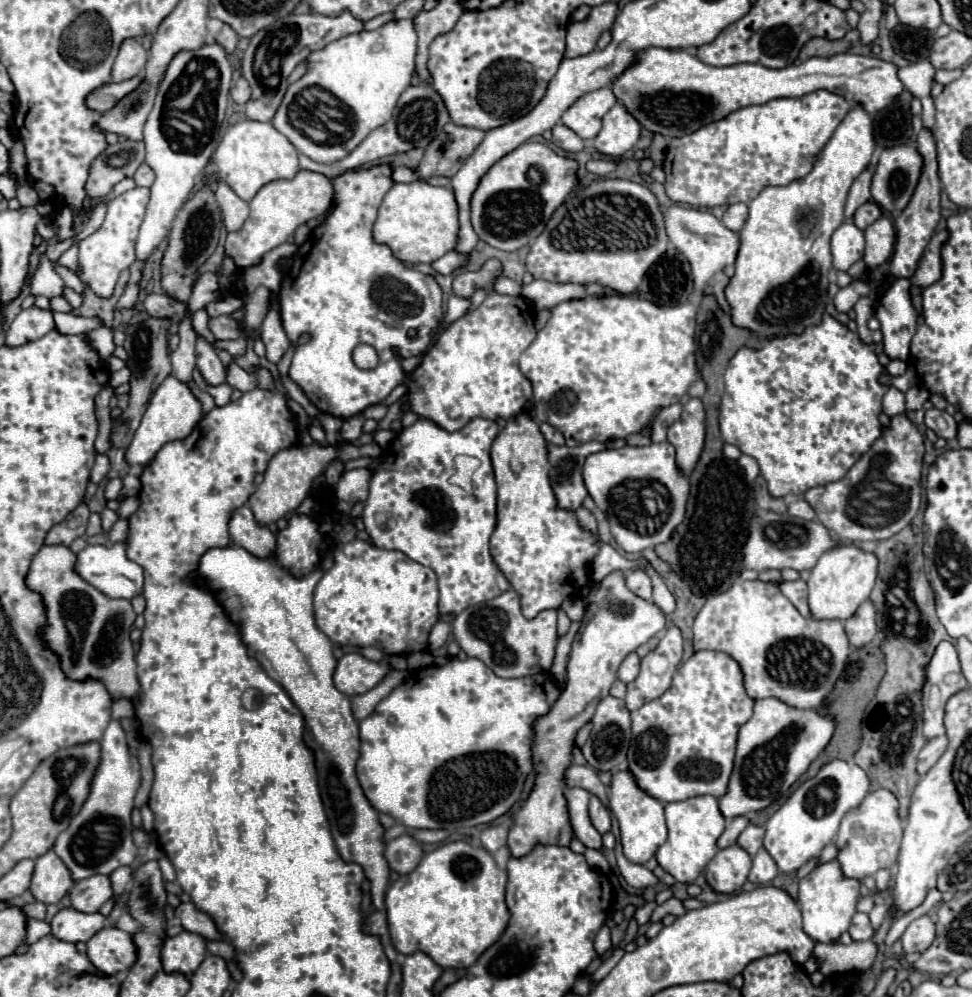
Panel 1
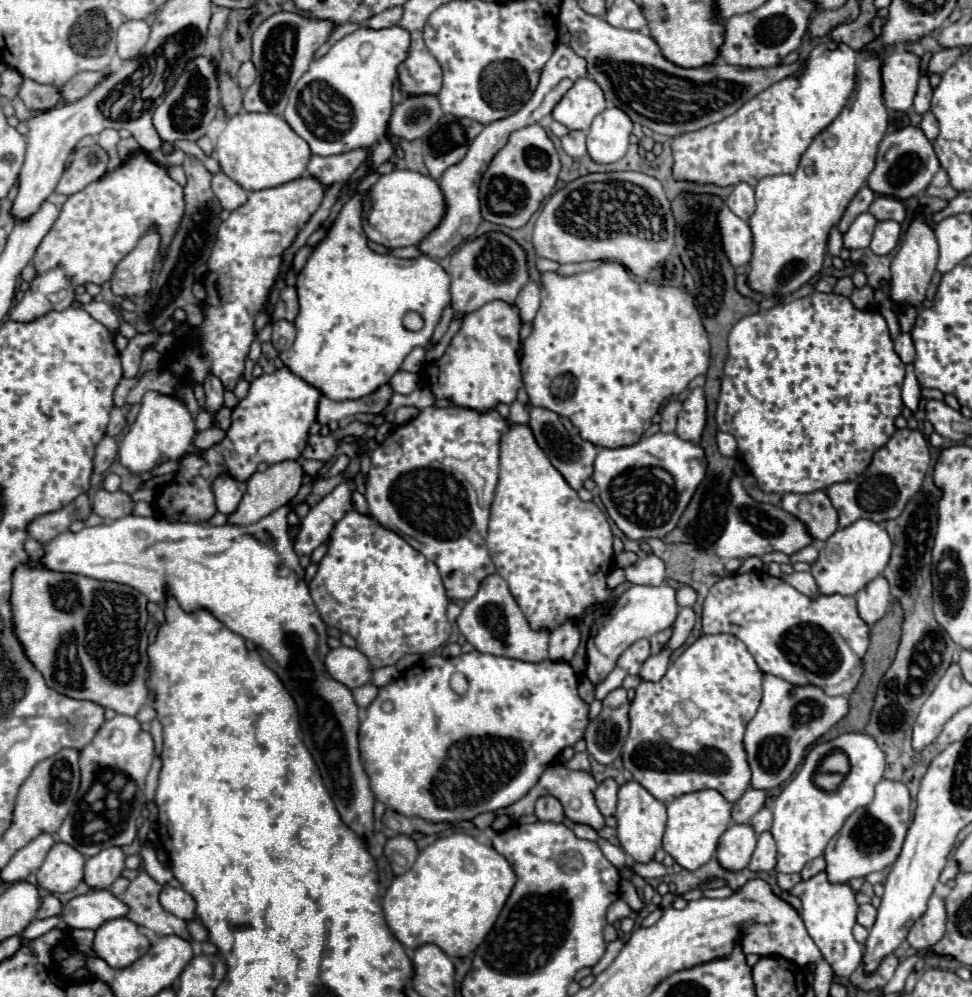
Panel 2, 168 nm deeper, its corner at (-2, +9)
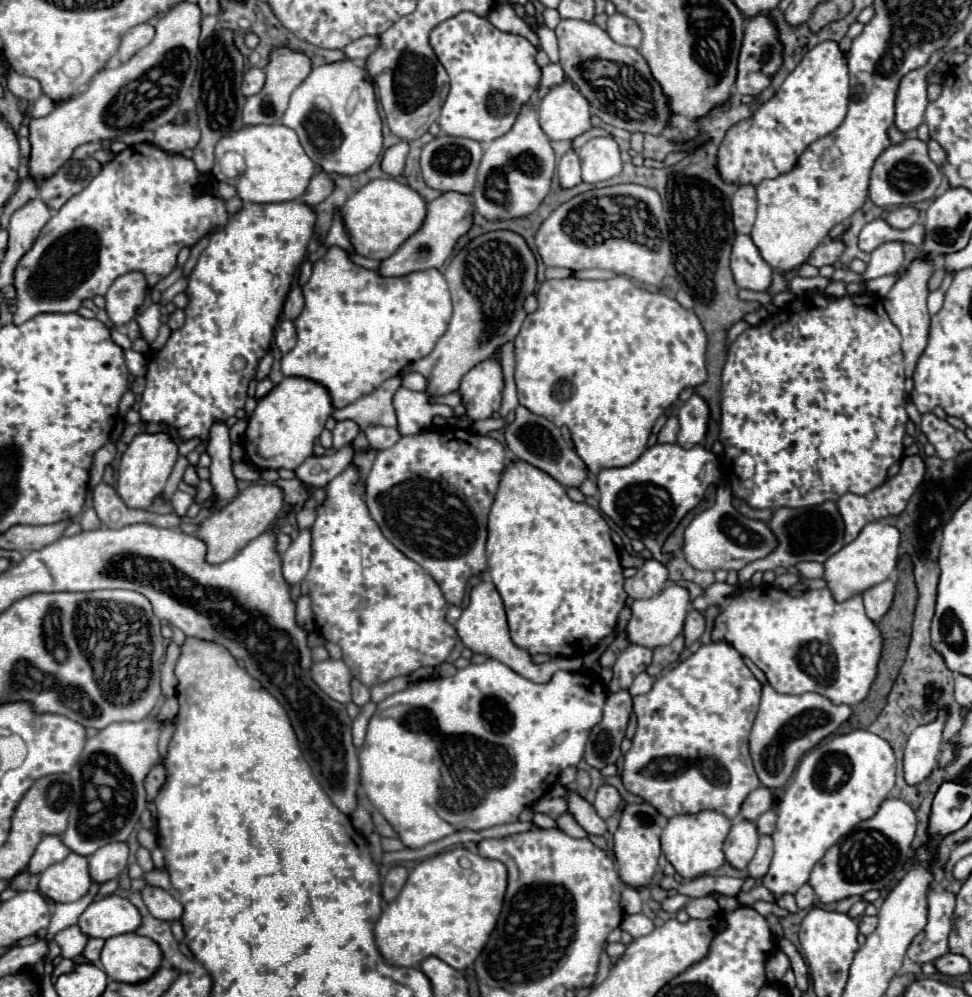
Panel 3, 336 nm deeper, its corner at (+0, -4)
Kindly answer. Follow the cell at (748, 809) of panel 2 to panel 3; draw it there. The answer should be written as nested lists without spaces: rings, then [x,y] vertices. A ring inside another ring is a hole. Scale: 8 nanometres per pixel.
[[[758,787],[754,789],[754,793],[750,793],[746,797],[746,801],[742,803],[742,811],[740,811],[740,817],[748,819],[748,821],[756,821],[762,813],[766,813],[770,807],[772,807],[772,789],[768,787]]]

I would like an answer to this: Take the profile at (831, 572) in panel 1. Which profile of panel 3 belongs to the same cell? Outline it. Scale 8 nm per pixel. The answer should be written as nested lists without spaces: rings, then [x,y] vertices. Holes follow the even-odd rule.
[[[886,521],[868,523],[852,543],[844,545],[834,557],[830,557],[830,561],[824,563],[826,567],[824,579],[828,581],[828,587],[832,589],[834,597],[838,601],[844,601],[856,593],[870,589],[872,585],[886,581],[896,569],[898,545],[900,545],[900,531],[894,525],[888,525]]]

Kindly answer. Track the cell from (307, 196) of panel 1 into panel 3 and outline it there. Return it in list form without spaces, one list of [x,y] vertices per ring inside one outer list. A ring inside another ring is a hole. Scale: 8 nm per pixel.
[[[300,201],[272,205],[246,203],[230,217],[222,231],[210,235],[208,247],[202,251],[188,277],[188,305],[184,307],[186,321],[180,329],[172,331],[166,345],[148,363],[146,389],[140,401],[140,417],[144,423],[164,423],[178,431],[180,441],[190,441],[194,437],[208,441],[210,427],[216,421],[226,423],[228,417],[244,407],[248,385],[256,375],[260,359],[270,349],[276,321],[282,313],[294,273],[304,259],[308,241],[312,239],[314,223],[314,211]]]

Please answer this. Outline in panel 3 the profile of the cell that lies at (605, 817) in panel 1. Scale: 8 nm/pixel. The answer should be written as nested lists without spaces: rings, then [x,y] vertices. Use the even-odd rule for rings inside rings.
[[[602,785],[602,787],[598,789],[598,793],[596,793],[594,809],[598,811],[598,815],[600,815],[602,819],[608,819],[610,815],[614,815],[614,811],[616,811],[618,805],[620,805],[620,801],[622,801],[622,797],[620,797],[620,793],[618,793],[616,787],[612,787],[612,785]]]

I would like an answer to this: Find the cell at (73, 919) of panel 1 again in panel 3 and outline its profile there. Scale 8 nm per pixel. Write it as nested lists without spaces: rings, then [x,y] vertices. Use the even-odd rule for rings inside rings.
[[[108,895],[100,901],[90,903],[90,907],[78,919],[84,935],[102,939],[132,933],[140,927],[140,923],[140,911],[132,905],[130,899],[120,895]]]

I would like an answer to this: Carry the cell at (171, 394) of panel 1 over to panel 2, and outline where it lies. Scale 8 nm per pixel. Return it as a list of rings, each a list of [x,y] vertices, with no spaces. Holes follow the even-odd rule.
[[[146,392],[142,398],[142,406],[136,416],[136,422],[118,444],[118,456],[120,456],[120,462],[130,472],[134,474],[148,472],[160,462],[180,458],[190,448],[194,436],[196,436],[194,418],[182,398],[166,396],[160,392]]]

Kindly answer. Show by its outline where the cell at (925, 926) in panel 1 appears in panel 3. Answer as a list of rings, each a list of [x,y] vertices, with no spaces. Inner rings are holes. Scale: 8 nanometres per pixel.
[[[952,891],[928,893],[928,923],[908,947],[908,957],[912,961],[916,961],[918,965],[932,963],[950,951],[948,935],[952,929],[954,905],[956,895]]]

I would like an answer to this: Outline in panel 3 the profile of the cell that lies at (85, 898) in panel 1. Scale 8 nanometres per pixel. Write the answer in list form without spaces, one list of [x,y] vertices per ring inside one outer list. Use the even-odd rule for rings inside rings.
[[[116,841],[100,847],[94,855],[88,857],[90,877],[98,883],[116,879],[128,865],[128,843]]]

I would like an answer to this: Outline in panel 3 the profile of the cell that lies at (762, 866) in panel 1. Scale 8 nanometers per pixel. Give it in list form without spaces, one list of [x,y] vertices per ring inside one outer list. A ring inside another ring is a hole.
[[[760,835],[760,845],[756,849],[754,859],[748,863],[746,875],[754,879],[762,879],[770,869],[770,861],[772,861],[772,837]]]

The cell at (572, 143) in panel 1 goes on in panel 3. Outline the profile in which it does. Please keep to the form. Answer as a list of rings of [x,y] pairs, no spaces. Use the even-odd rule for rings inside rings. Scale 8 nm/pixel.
[[[574,151],[566,153],[558,161],[558,179],[560,179],[562,189],[572,189],[582,181],[580,179],[580,161],[578,161],[578,155]]]

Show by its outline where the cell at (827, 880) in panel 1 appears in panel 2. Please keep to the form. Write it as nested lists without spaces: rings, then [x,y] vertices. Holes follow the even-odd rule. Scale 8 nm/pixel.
[[[818,872],[816,876],[798,882],[790,893],[796,894],[802,900],[802,920],[806,924],[806,930],[820,948],[826,962],[832,966],[834,974],[840,978],[850,978],[862,964],[862,946],[852,936],[858,904],[850,884],[832,884],[826,872]]]

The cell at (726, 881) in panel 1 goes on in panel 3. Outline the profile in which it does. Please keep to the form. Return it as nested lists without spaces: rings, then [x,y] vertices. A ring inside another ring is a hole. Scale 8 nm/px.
[[[736,819],[724,843],[726,861],[736,869],[746,869],[758,847],[758,837],[760,833],[752,821]]]

